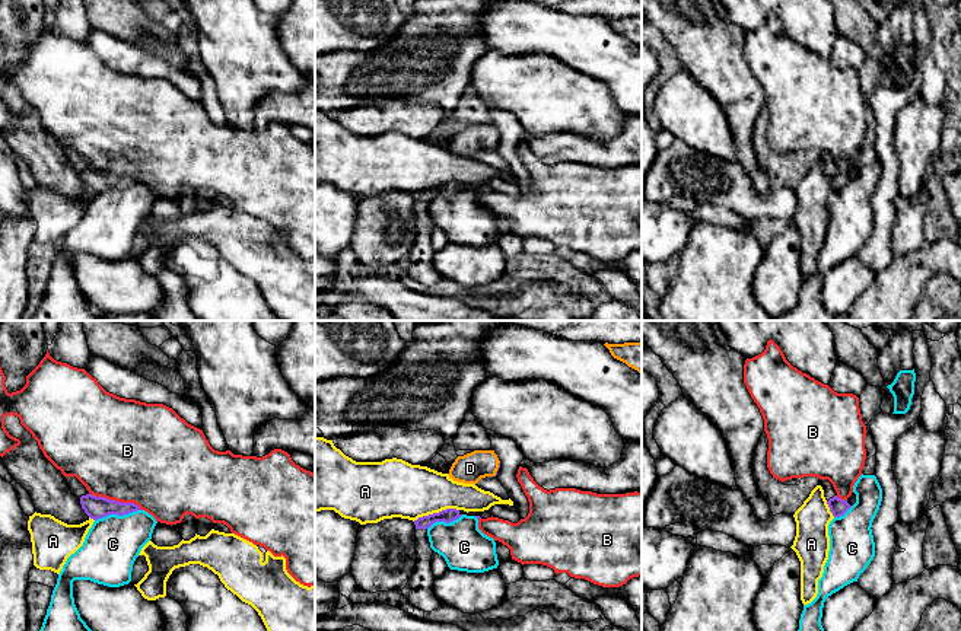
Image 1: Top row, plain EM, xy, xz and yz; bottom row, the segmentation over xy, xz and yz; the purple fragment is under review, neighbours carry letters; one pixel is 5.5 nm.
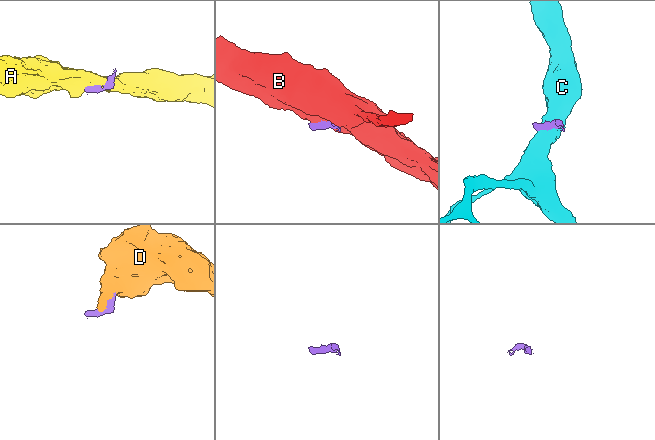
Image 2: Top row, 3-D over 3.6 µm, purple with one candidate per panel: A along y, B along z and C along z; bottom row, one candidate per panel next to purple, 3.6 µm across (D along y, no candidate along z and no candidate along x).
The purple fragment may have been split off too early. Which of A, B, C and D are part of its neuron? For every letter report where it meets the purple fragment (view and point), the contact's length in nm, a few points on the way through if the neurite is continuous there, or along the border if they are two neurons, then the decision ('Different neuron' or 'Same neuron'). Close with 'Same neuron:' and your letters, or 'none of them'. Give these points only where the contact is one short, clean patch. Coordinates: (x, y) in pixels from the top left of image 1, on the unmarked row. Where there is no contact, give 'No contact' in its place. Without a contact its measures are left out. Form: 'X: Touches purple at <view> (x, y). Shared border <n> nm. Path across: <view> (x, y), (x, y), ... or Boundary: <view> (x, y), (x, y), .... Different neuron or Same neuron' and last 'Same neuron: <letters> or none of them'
A: Touches purple at xz (435, 187). Shared border 260 nm. Boundary: xz (458, 182), (442, 182), (413, 194). Different neuron
B: Touches purple at xy (114, 174). Shared border 300 nm. Different neuron
C: Touches purple at xy (117, 187). Shared border 260 nm. Boundary: xy (139, 182), (123, 188), (107, 188), (95, 194). Different neuron
D: Touches purple at xz (497, 143). Shared border 90 nm. Path across: xz (499, 137), (497, 143), (470, 142). Same neuron
Same neuron: D

